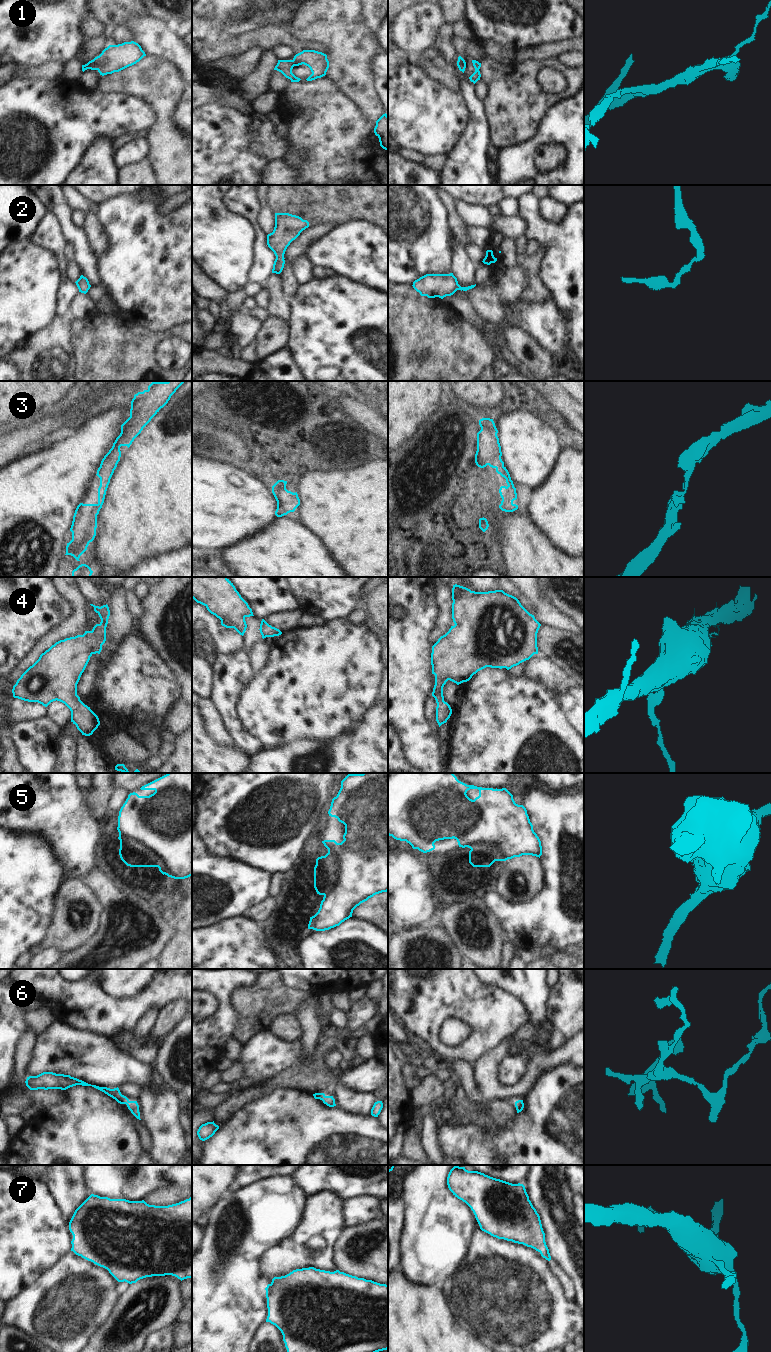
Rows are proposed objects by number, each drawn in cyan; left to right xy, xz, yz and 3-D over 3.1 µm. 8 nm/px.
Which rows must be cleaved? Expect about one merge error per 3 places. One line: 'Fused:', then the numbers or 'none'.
Fused: none

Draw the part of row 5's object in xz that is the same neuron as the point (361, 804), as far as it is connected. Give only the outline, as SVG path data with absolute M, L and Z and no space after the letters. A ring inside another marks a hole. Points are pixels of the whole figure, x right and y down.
M388 773L348 774L341 781L341 788L332 799L329 816L345 825L343 841L324 840L328 849L325 856L316 859L314 888L323 895L318 912L310 917L308 929L325 931L352 917L353 910L376 894L388 891Z

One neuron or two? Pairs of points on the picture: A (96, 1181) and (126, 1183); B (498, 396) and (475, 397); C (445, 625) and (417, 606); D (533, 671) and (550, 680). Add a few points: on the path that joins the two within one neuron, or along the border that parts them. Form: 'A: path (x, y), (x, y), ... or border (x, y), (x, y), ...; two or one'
A: path (103, 1181), (119, 1181); one
B: path (492, 396), (481, 396); one
C: border (436, 595), (438, 616), (436, 626), (427, 641); two
D: path (537, 671), (541, 671), (546, 676); one

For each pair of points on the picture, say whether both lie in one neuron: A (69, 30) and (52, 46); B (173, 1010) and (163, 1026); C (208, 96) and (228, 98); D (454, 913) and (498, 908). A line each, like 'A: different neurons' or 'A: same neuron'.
A: same neuron
B: same neuron
C: same neuron
D: different neurons

